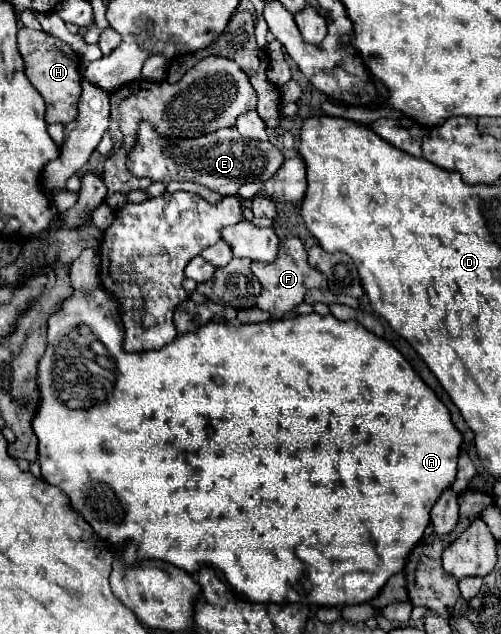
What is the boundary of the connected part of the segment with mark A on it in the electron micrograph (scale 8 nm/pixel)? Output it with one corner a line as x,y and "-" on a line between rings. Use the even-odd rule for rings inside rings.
104,286
94,288
92,292
82,292
82,290
74,290
74,294
62,302
60,310
56,310
54,314
50,314
48,318
48,346
46,346
46,354
42,356
42,360
38,362
38,392
40,392
40,402
38,402
38,410
36,416
32,420
32,428
34,434
38,436
38,462
42,468
42,476
44,480
52,480
52,484
60,486
64,490
64,494
70,500
70,506
74,512
78,512
94,530
96,534
114,544
116,548
122,550
122,556
128,564
138,564
140,560
164,560
168,564
174,564
182,570
186,570
188,574
196,574
200,568
208,566
212,568
228,586
232,586
238,594
242,594
246,600
256,600
256,602
274,602
274,604
284,604
290,602
290,590
294,588
294,584
300,580
302,572
306,570
308,580
312,582
312,590
307,594
304,601
308,604
320,604
320,606
348,606
348,604
362,604
362,602
370,602
380,588
388,582
390,576
394,576
396,572
400,572
406,566
406,558
408,552
416,546
416,542
424,536
424,530
430,522
430,510
436,504
440,492
448,486
452,486
452,480
456,476
456,462
458,462
458,452
460,452
460,444
462,444
462,434
454,428
452,420
450,420
450,412
448,408
438,400
438,396
420,380
420,376
412,370
412,366
408,364
408,360
390,344
386,344
382,338
378,338
376,334
372,334
370,330
366,330
360,322
340,322
336,320
332,314
320,316
316,312
308,314
308,316
290,316
290,318
282,318
282,320
268,320
262,324
222,324
222,322
208,322
204,328
189,332
178,336
172,344
156,350
156,352
138,352
138,354
130,354
124,352
122,348
122,340
124,340
124,324
120,318
120,304
114,296
110,296
110,292
-
98,356
106,356
112,364
114,370
108,370
104,366
98,364
-
206,426
212,426
212,432
206,432

